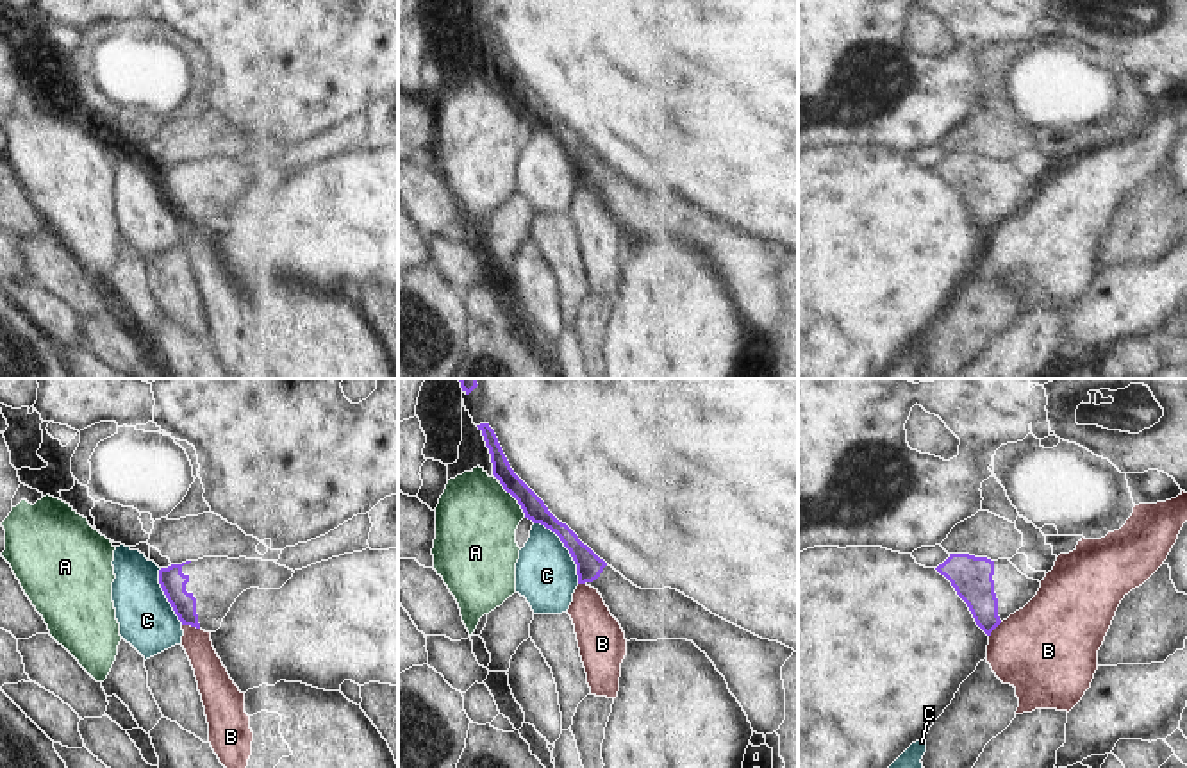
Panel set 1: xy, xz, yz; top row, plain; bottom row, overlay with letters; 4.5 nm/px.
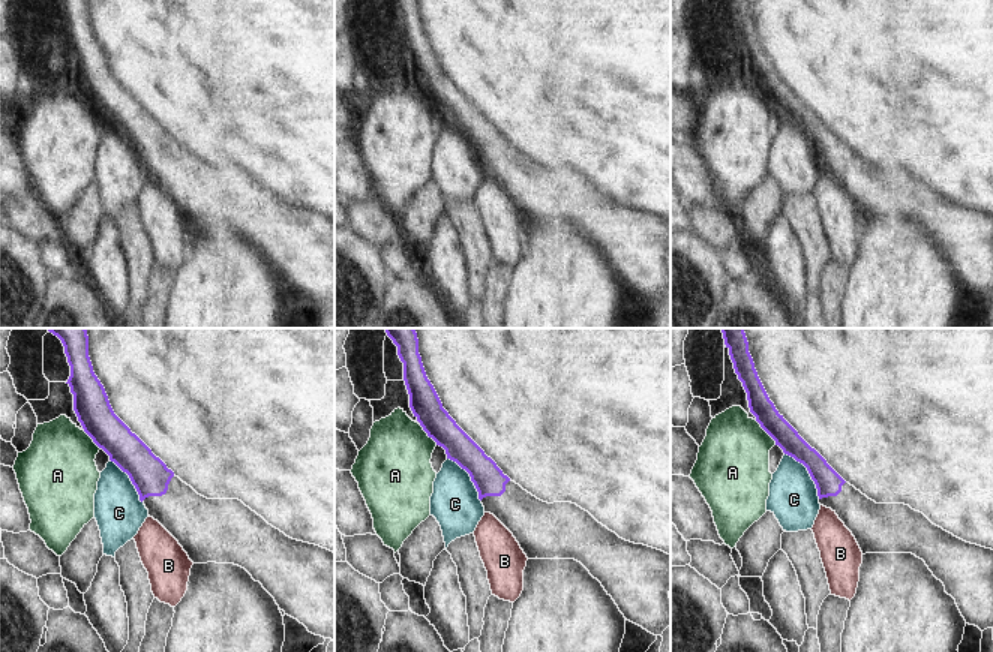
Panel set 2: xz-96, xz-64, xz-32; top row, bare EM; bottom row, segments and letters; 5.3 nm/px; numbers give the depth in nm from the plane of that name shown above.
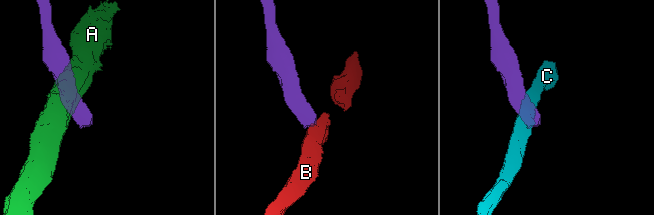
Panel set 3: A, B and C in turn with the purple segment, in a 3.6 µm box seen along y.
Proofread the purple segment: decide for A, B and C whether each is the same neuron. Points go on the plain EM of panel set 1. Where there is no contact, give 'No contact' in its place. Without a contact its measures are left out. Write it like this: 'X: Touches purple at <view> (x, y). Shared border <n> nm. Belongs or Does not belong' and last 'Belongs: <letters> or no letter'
A: Touches purple at xz (516, 99). Shared border 200 nm. Does not belong
B: Touches purple at xy (191, 225). Shared border 80 nm. Does not belong
C: Touches purple at xz (566, 147). Shared border 340 nm. Does not belong
Belongs: no letter

